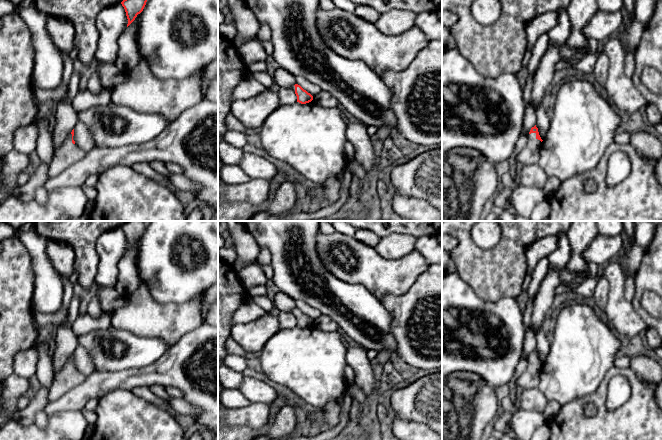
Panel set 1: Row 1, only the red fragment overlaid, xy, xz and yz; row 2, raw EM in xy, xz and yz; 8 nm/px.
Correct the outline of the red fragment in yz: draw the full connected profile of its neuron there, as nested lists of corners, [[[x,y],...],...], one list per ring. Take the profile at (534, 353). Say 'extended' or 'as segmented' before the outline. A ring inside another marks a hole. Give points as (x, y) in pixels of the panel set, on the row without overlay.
extended | [[[535,349],[529,356],[527,369],[517,379],[518,388],[521,390],[537,388],[542,365],[543,364],[539,359],[538,352]]]

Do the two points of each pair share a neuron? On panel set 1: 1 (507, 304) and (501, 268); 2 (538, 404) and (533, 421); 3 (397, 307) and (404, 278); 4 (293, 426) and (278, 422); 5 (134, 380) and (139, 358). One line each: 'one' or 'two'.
1: two
2: two
3: two
4: one
5: two

